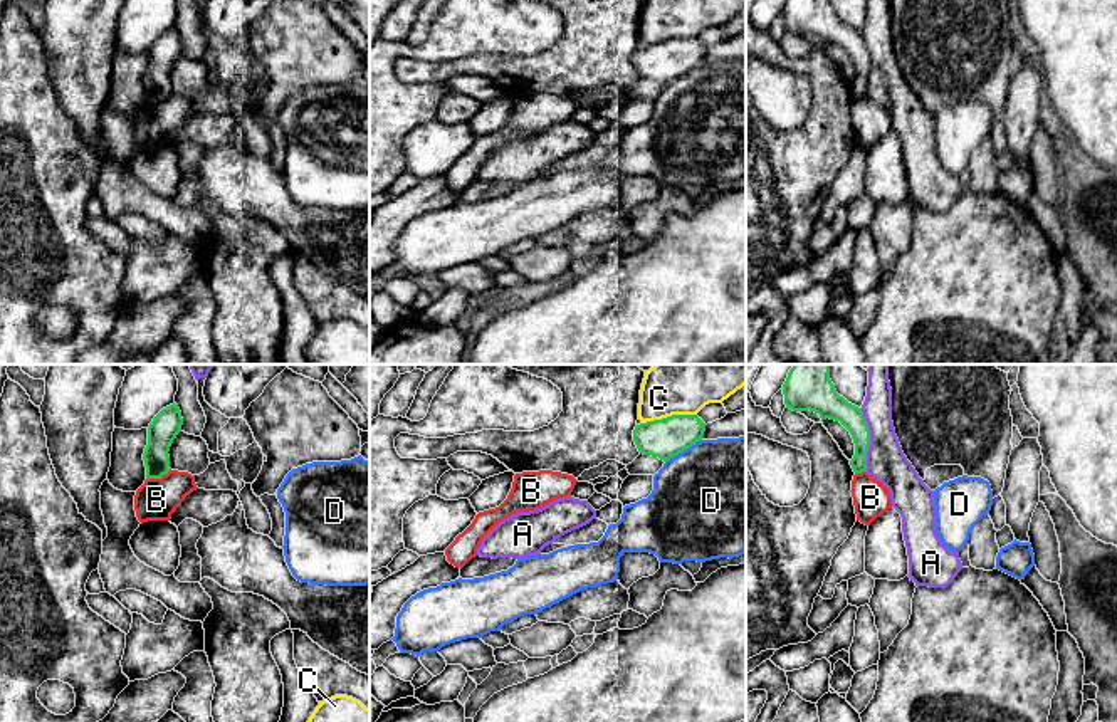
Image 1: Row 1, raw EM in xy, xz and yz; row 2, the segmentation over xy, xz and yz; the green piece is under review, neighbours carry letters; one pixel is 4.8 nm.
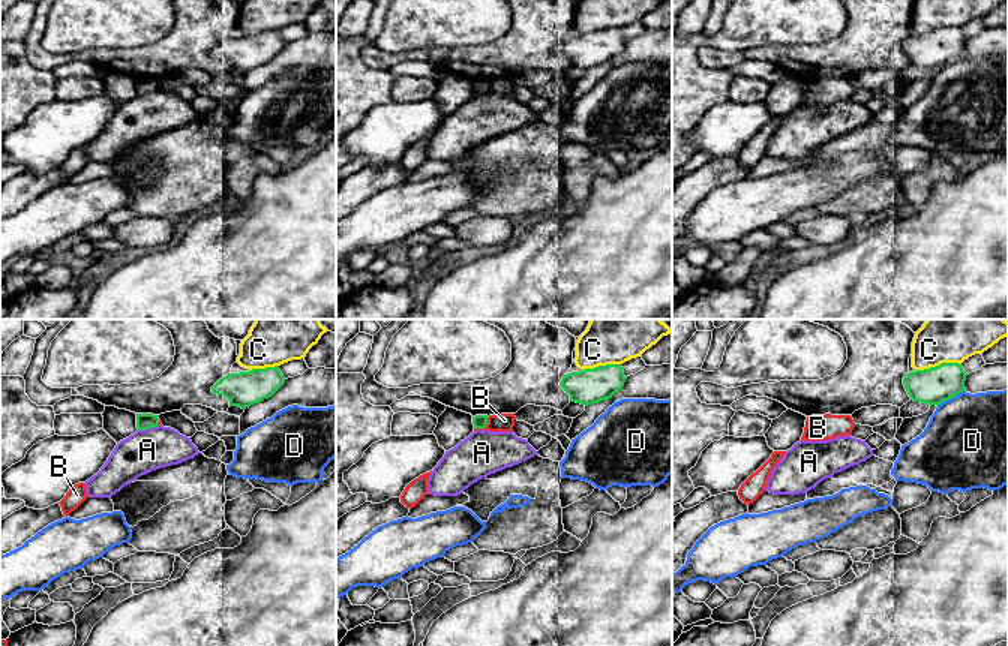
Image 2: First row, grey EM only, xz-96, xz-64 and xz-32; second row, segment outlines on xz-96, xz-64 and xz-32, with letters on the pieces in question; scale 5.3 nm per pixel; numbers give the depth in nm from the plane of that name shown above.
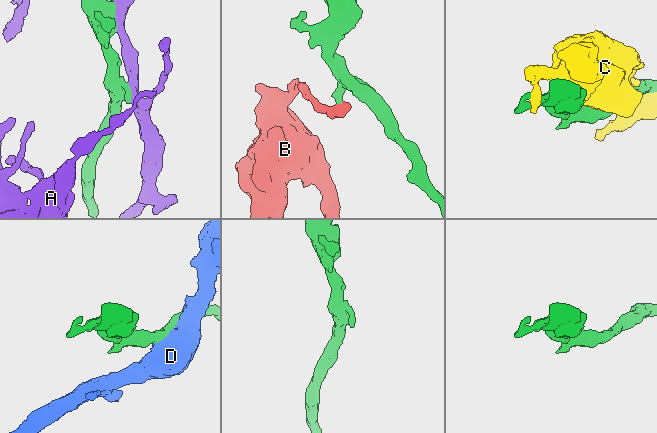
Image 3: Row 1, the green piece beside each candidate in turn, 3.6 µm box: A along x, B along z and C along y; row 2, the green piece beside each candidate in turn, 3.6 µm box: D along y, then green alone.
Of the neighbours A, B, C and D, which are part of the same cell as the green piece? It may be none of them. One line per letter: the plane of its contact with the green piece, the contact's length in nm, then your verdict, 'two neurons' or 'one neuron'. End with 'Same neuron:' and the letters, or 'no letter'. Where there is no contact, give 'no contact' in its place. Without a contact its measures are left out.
A: yz | 300 nm | two neurons
B: xy | 130 nm | two neurons
C: xz | 260 nm | two neurons
D: xz | 200 nm | two neurons
Same neuron: no letter

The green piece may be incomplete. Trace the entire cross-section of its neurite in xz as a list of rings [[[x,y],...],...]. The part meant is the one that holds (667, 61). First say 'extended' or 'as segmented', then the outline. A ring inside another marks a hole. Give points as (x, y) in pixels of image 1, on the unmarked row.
as segmented | [[[672,39],[640,47],[633,65],[640,77],[667,86],[702,64],[705,47],[697,39]]]

